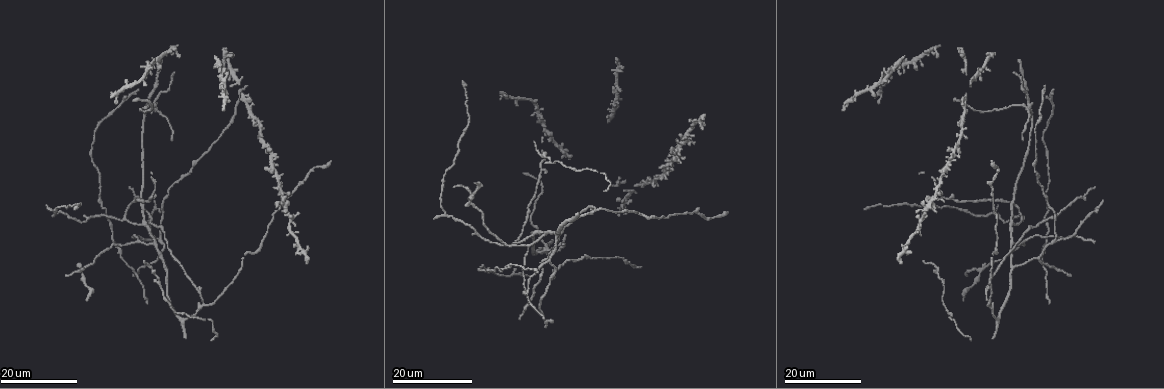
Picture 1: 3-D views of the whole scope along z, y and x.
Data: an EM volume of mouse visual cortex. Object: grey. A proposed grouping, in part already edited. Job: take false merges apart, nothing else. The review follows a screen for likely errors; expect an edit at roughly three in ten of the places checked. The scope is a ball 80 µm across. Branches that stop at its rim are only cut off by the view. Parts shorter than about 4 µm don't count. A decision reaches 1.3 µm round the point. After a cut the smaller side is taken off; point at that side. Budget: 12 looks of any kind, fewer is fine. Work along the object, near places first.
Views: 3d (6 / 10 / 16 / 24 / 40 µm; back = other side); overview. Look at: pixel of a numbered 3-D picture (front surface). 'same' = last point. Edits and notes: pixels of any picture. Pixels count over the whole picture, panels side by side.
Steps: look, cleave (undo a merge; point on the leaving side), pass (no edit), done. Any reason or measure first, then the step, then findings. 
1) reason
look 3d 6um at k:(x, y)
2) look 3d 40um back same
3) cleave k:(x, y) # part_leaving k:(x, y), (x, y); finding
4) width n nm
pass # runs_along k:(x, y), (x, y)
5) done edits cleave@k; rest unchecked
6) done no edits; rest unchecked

look 3d 24um at 1:(242, 93)

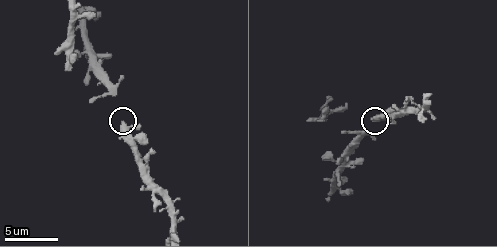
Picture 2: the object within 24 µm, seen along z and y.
look 3d 10um at 2:(123, 127)

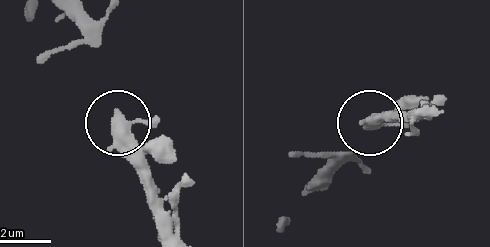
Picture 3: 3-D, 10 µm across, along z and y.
width 400 nm
pass # one neuron here

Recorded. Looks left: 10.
looks like a crossing
look 3d 6um at 2:(86, 51)

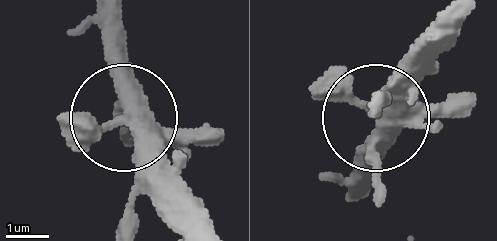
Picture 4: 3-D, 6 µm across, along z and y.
pass # all the same neuron

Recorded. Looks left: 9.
small branch off a trunk
look 3d 24um at 1:(541, 173)

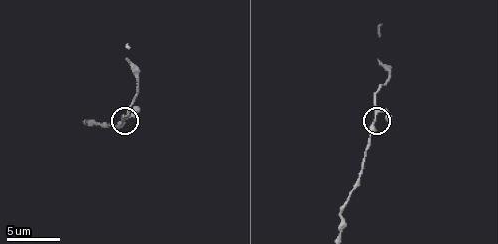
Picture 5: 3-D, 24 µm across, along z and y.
look 3d 6um at 5:(374, 115)

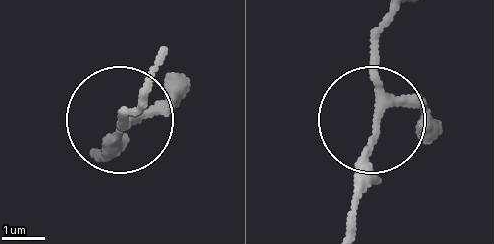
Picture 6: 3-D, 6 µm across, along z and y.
width 170 nm
pass # runs_along 6:(346, 226), (379, 118), (386, 15); continuous, no second neuron

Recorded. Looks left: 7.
three arms meet
look 3d 16um at 1:(1013, 224)

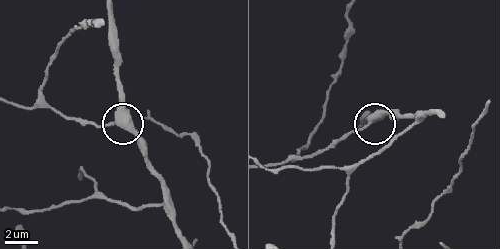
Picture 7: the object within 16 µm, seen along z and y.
look 3d 10um at 7:(370, 124)

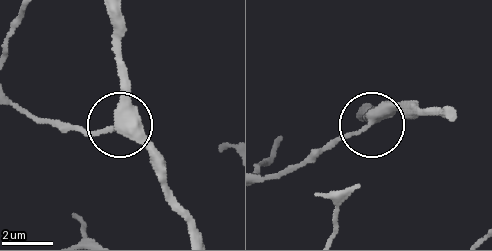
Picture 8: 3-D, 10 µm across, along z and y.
pass # runs_along 8:(453, 112), (393, 108), (305, 161); one neuron here

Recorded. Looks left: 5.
small branch off a trunk
look 3d 16um at 1:(159, 239)

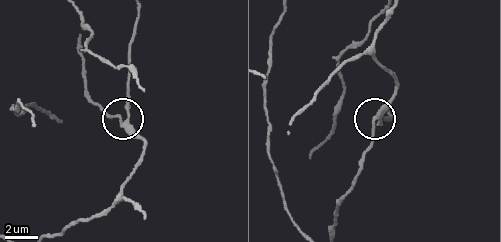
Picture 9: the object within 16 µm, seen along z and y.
look 3d 6um at 9:(127, 121)

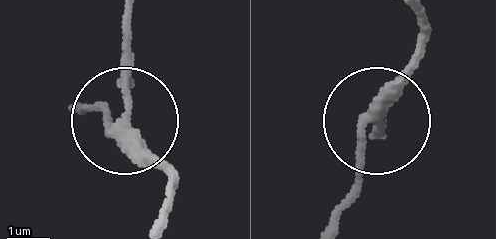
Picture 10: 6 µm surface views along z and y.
arms 3
pass # runs_along 10:(163, 212), (174, 191), (152, 148), (88, 105); one neuron here

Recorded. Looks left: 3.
thin arm on a thick one
look 3d 16um at 1:(203, 306)

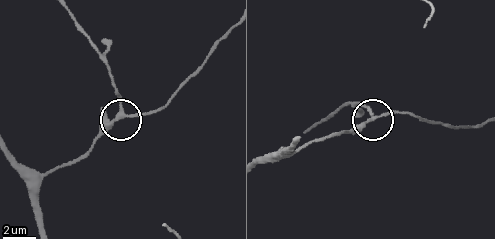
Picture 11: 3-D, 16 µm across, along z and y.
look 3d 10um at 11:(122, 110)

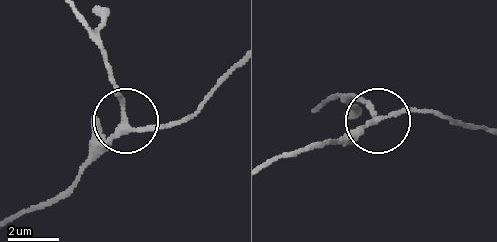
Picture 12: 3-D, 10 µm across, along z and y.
width 200 nm
pass # runs_along 12:(20, 214), (58, 197), (121, 120), (123, 100), (110, 64); continuous, no second neuron

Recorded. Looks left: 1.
done no edits; rest unchecked

